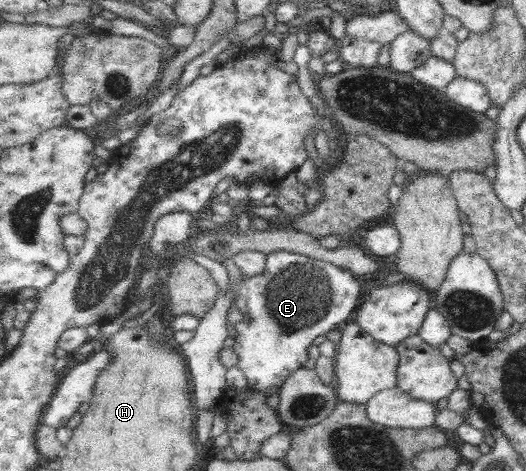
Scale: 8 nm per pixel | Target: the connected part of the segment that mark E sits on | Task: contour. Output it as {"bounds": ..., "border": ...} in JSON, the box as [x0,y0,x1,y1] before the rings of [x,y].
{"bounds":[232,251,361,395],"border":[[[276,251],[267,254],[265,271],[253,277],[244,277],[240,283],[236,307],[250,318],[249,322],[236,323],[235,344],[232,348],[239,356],[238,367],[248,380],[247,388],[267,395],[278,393],[287,378],[309,361],[309,347],[319,335],[327,335],[333,329],[341,328],[353,311],[359,307],[361,283],[356,274],[319,259],[293,253]]]}

